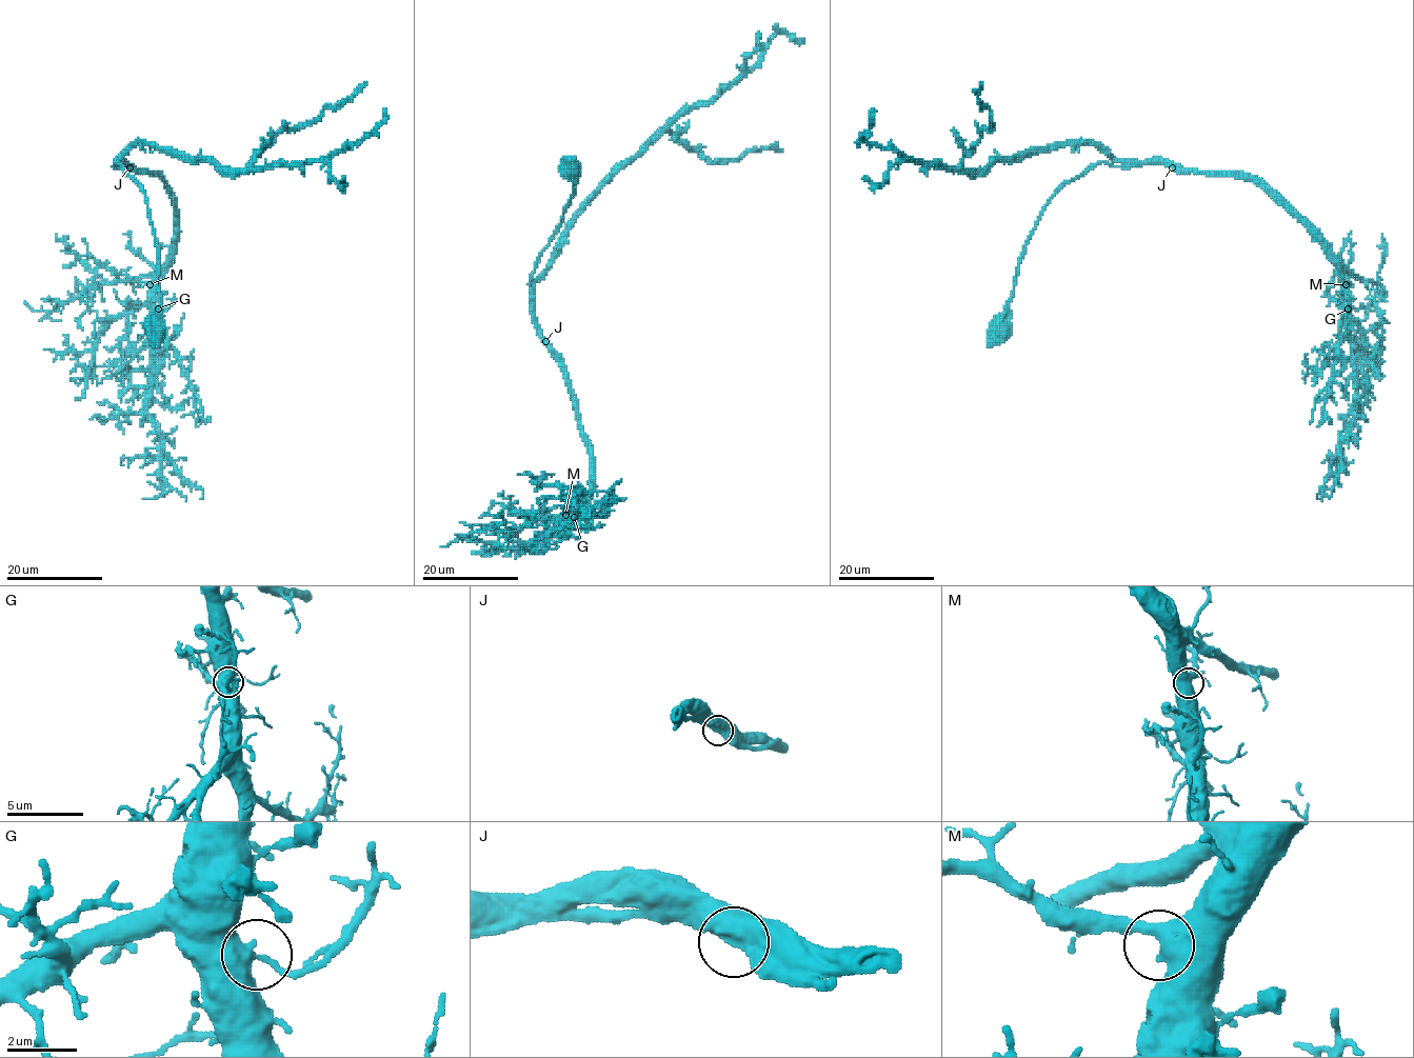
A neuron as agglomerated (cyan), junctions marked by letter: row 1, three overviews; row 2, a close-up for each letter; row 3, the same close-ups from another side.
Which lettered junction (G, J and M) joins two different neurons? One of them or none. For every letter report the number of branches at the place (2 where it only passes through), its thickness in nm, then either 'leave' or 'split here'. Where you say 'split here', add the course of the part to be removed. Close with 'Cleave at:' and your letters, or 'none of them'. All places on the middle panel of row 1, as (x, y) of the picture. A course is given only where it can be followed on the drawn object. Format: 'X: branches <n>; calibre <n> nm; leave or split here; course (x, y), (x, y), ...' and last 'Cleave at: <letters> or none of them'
G: branches 2; calibre 550 nm; leave
J: branches 2; calibre 550 nm; leave
M: branches 2; calibre 600 nm; leave
Cleave at: none of them

